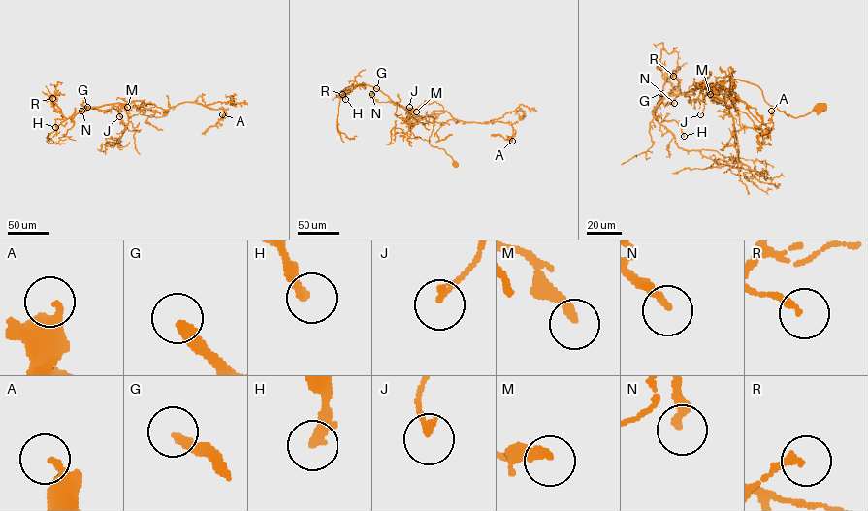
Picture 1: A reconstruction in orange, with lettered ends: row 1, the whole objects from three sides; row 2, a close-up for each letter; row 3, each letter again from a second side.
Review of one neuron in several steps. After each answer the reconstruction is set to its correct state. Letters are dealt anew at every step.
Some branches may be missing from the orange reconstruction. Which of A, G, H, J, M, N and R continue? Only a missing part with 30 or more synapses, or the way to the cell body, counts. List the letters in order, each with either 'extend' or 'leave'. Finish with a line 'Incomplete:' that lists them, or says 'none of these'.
A: leave
G: extend
H: extend
J: leave
M: leave
N: leave
R: leave
Incomplete: G, H

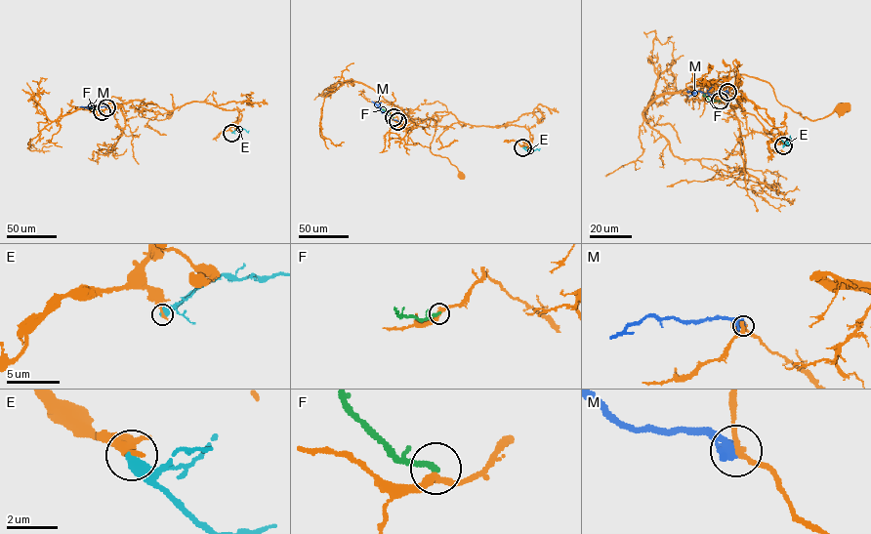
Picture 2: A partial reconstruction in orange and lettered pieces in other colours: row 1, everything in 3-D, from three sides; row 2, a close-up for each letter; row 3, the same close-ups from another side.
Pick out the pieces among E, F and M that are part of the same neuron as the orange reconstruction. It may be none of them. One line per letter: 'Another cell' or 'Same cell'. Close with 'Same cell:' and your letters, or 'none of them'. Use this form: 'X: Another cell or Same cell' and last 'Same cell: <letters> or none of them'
E: Another cell
F: Another cell
M: Another cell
Same cell: none of them

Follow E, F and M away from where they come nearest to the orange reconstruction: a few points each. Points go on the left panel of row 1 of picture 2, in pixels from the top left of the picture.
E: (231, 133), (237, 129), (249, 130)
F: (102, 111), (90, 109)
M: (106, 107), (79, 106)

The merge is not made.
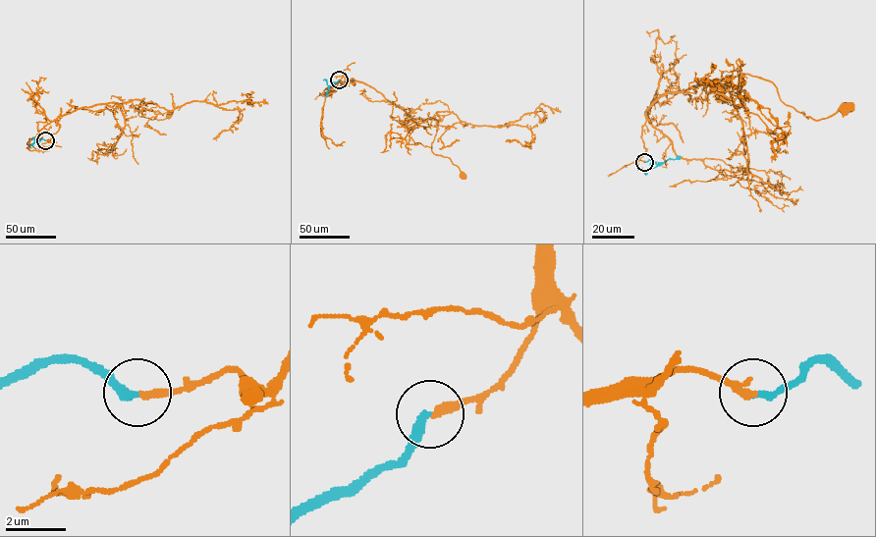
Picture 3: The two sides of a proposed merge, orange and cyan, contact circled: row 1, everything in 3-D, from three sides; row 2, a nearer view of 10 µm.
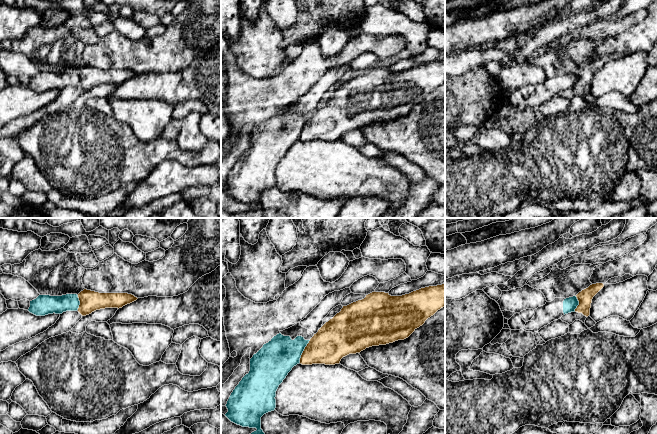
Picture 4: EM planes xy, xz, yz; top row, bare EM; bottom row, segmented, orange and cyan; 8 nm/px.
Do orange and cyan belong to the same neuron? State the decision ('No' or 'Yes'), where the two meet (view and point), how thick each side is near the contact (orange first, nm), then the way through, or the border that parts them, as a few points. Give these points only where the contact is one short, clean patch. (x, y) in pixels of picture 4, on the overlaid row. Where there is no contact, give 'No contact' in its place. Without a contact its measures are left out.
No. Touches orange at xz (303, 351). Thickness 300 nm (orange) against 300 nm. Boundary: xz (310, 340), (299, 362)

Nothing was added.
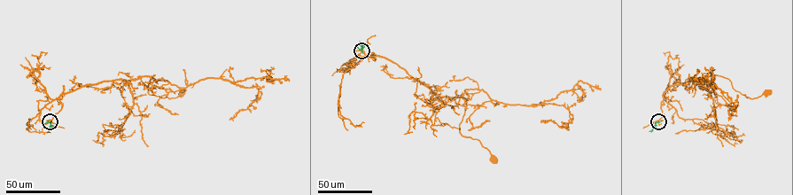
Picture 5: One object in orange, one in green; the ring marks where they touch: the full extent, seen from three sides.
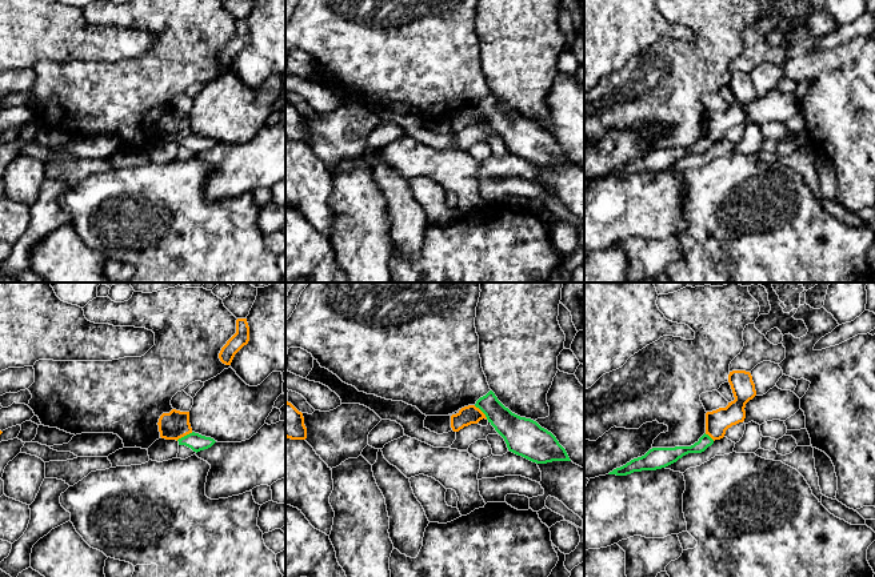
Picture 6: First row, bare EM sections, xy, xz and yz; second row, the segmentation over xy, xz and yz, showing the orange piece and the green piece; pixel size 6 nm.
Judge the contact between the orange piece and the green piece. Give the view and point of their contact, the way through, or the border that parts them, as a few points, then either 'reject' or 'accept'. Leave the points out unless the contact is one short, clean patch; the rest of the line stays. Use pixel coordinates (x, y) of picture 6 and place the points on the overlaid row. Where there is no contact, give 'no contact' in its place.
meets orange in xy at (184, 435); border along xy (192, 432), (176, 440); reject

